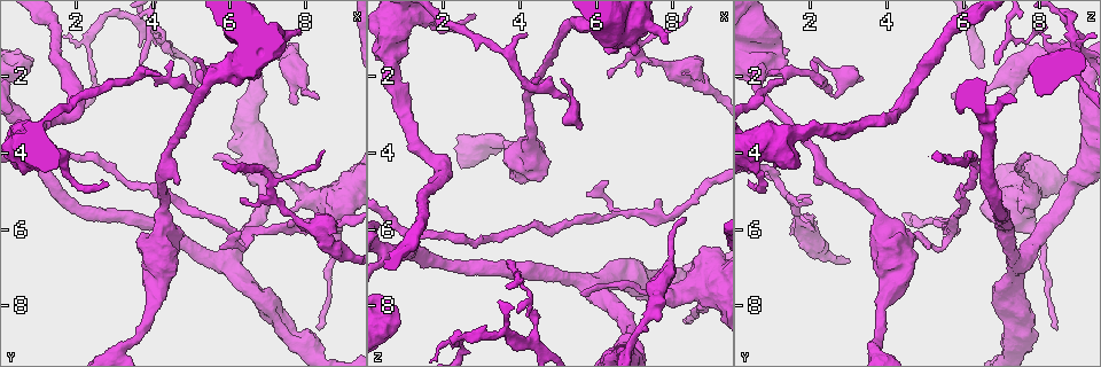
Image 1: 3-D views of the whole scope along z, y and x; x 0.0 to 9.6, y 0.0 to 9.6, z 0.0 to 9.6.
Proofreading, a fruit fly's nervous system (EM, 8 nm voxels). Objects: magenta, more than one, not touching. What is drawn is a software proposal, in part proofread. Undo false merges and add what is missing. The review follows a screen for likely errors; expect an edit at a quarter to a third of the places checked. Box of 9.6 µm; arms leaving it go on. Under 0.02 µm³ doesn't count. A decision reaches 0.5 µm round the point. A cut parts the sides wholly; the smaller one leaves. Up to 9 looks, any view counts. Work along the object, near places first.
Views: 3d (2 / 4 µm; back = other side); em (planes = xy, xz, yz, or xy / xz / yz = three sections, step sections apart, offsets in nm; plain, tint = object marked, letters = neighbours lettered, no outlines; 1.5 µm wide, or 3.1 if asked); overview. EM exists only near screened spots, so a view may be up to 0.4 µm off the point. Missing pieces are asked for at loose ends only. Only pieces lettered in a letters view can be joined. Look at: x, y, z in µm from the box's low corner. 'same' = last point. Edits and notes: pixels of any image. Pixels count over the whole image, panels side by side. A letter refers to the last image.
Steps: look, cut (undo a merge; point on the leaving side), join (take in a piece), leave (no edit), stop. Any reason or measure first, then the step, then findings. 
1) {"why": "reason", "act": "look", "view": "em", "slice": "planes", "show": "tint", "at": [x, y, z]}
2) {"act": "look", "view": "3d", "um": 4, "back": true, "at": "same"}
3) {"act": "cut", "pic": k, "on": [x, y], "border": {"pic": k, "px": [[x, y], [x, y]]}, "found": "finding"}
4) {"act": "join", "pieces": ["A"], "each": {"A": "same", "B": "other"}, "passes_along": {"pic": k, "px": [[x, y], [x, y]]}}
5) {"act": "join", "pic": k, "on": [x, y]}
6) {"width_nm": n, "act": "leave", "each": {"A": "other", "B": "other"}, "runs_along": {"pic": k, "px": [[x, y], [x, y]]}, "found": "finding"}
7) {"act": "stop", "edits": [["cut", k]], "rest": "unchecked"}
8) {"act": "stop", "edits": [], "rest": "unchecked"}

{"why": "a fork", "act": "look", "view": "em", "slice": "xz", "step": 4, "show": "tint", "at": [6.35, 6.10, 5.70]}

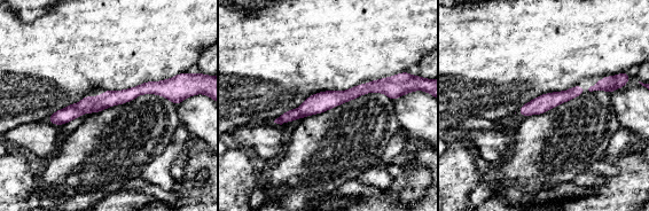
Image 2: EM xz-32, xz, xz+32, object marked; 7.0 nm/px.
{"why": "another direction", "act": "look", "view": "em", "slice": "planes", "show": "tint", "at": "same"}

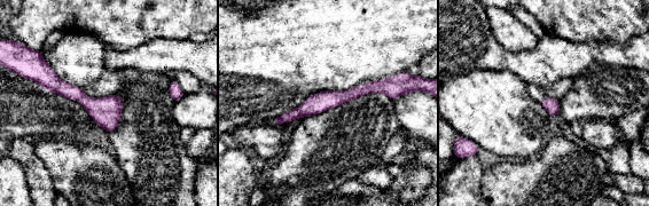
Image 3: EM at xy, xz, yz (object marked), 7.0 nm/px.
{"why": "see the neighbours", "act": "look", "view": "em", "slice": "planes", "show": "letters", "at": "same"}

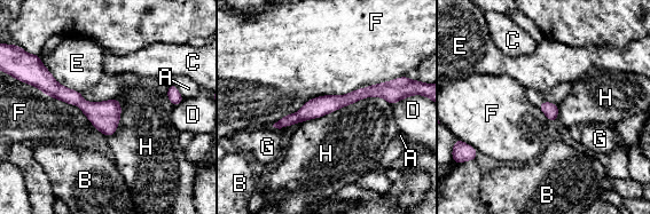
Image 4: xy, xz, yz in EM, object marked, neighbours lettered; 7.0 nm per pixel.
{"width_nm": 100, "act": "leave", "each": {"A": "other", "B": "other", "C": "other", "D": "other", "E": "other", "F": "other", "G": "other", "H": "other"}, "border": {"pic": 4, "px": [[391, 104], [362, 97], [300, 123]]}, "found": "continuous, no second cell"}

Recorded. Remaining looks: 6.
{"act": "look", "view": "3d", "um": 4, "at": [5.55, 2.05, 3.45]}

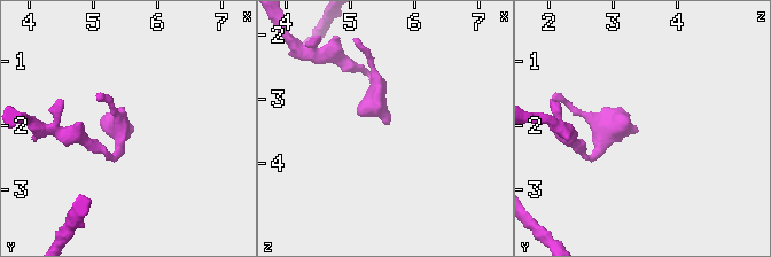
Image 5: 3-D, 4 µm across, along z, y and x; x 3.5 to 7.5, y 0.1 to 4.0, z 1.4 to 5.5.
{"act": "look", "view": "em", "slice": "yz", "step": 4, "show": "letters", "at": [5.60, 2.10, 3.40]}

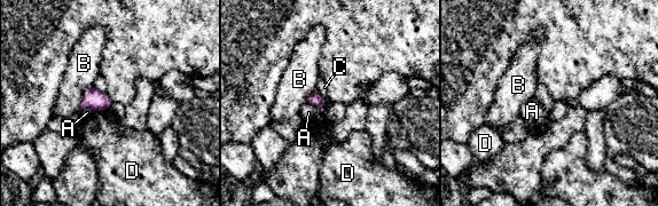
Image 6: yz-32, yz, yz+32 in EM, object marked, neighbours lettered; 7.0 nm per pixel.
{"longest_contact_nm": ["B", 240], "act": "leave", "each": {"A": "other", "B": "other", "C": "other", "D": "other"}, "found": "none of them fits"}

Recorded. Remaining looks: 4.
{"why": "stops while still wide", "act": "look", "view": "em", "slice": "planes", "show": "plain", "at": [7.05, 1.30, 1.40]}

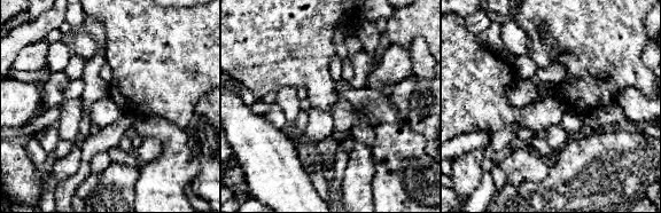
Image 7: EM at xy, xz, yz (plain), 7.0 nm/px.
{"why": "see the neighbours", "act": "look", "view": "em", "slice": "planes", "show": "letters", "at": "same"}

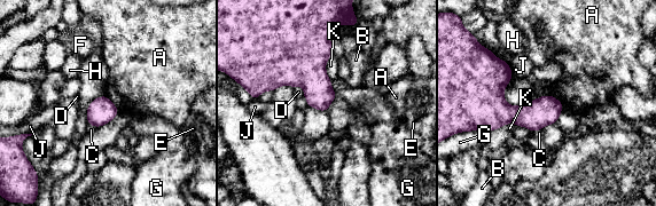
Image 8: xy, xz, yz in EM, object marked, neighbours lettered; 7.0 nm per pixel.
{"act": "leave", "each": {"A": "other", "B": "other", "C": "other", "D": "other", "E": "other", "F": "other", "G": "other", "H": "other", "J": "other", "K": "other"}, "border": {"pic": 8, "px": [[549, 95], [554, 96], [564, 107]]}, "found": "none of them fits"}

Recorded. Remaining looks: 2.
{"act": "stop", "edits": [], "rest": "unchecked"}

